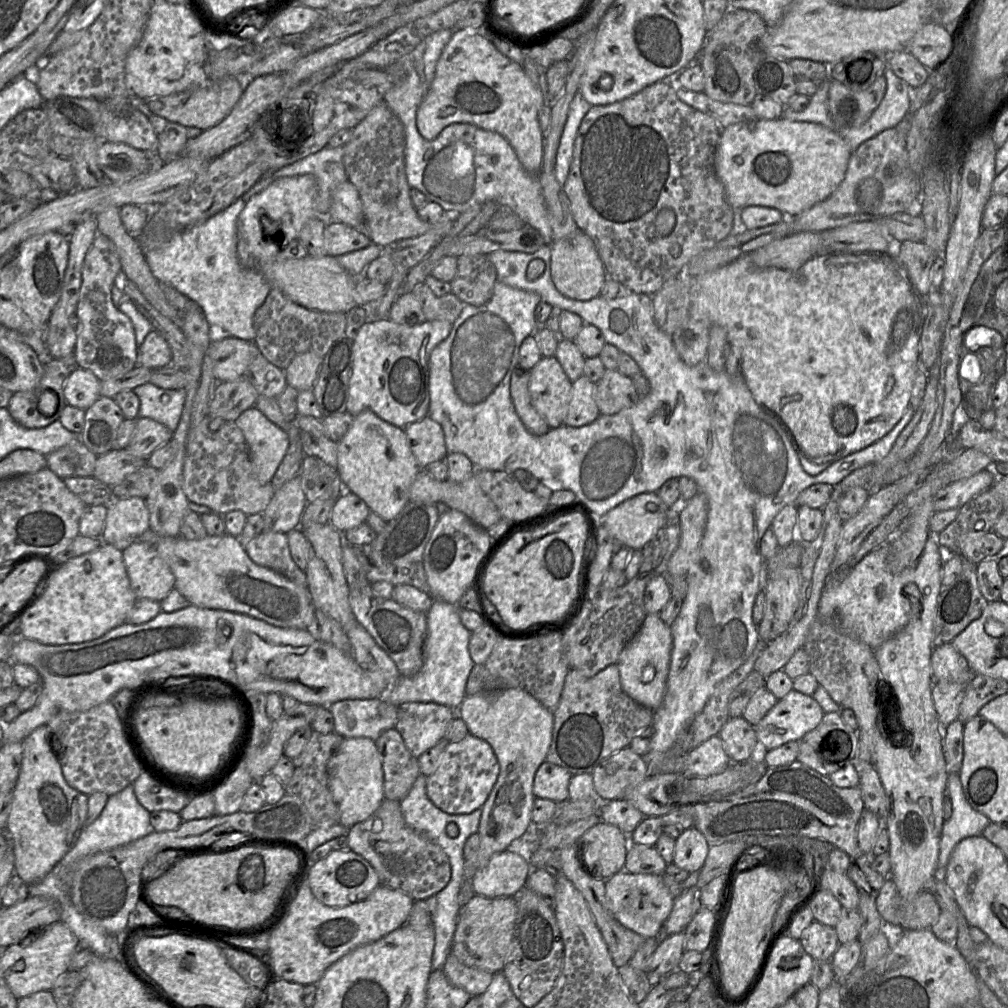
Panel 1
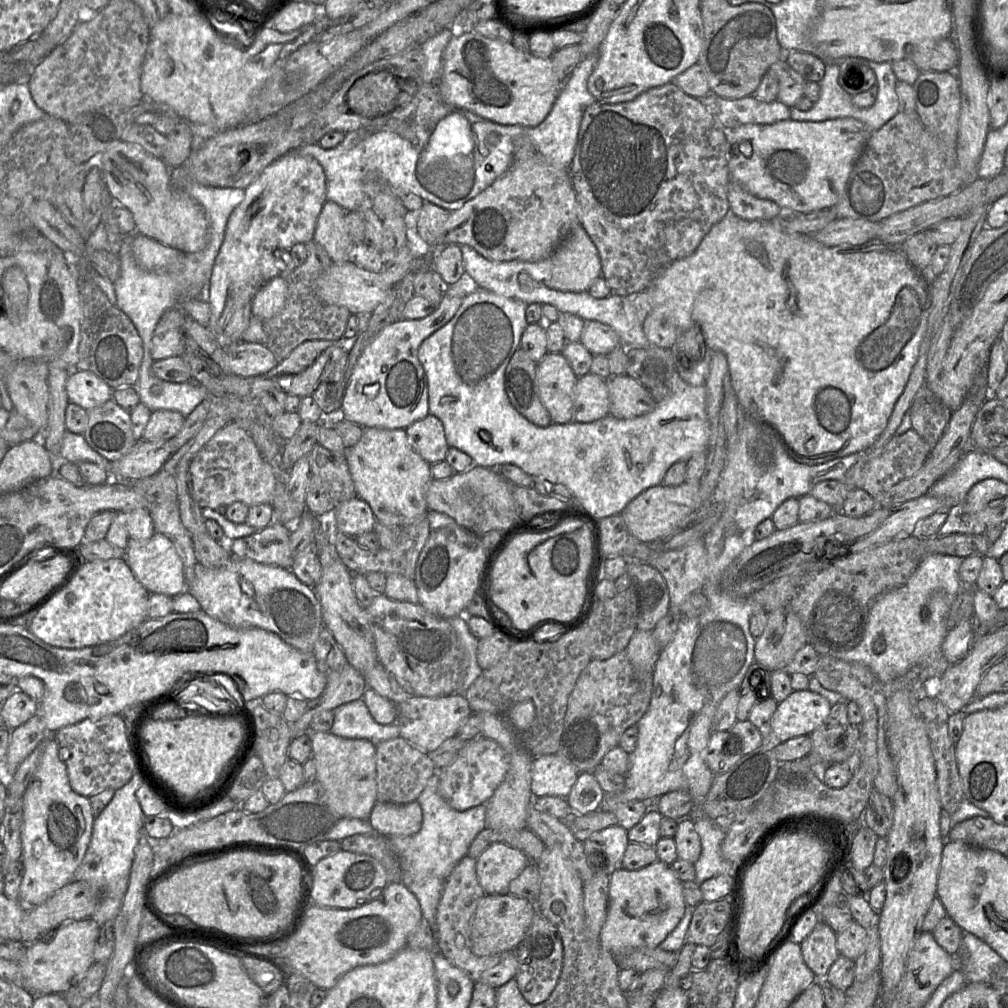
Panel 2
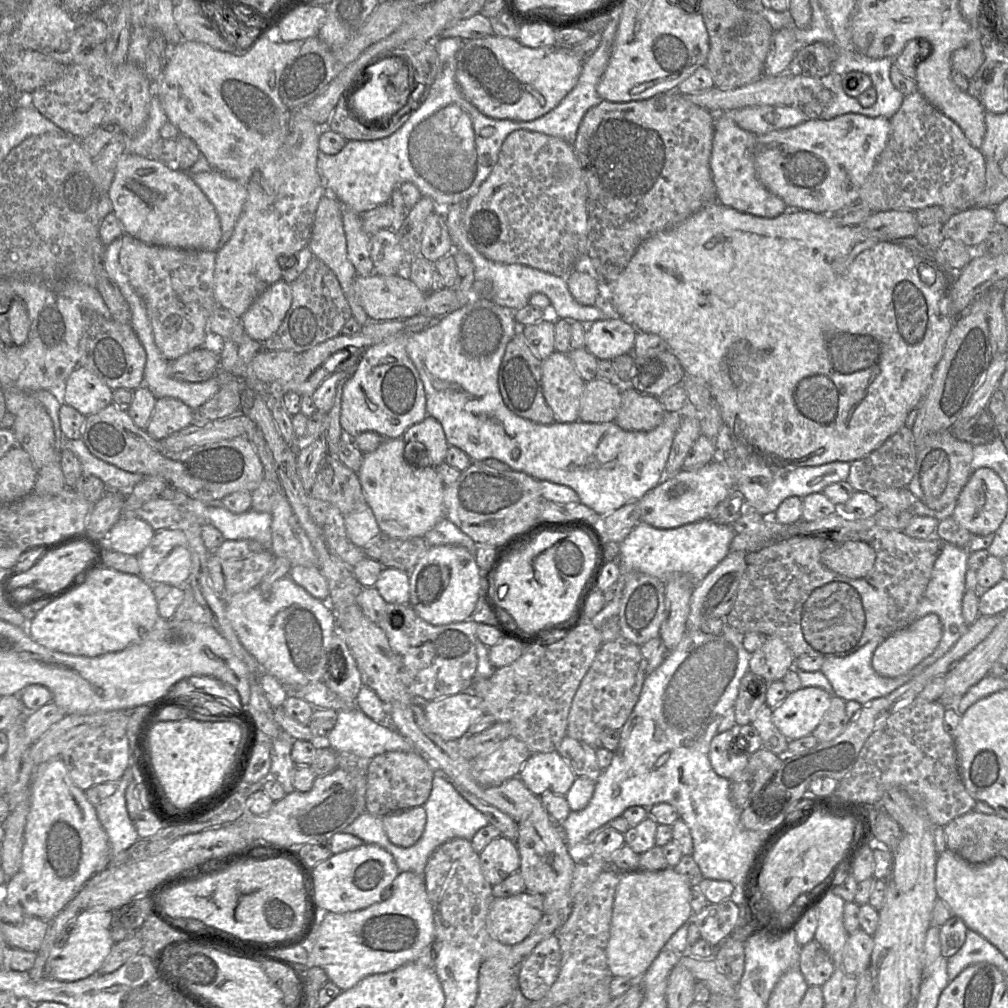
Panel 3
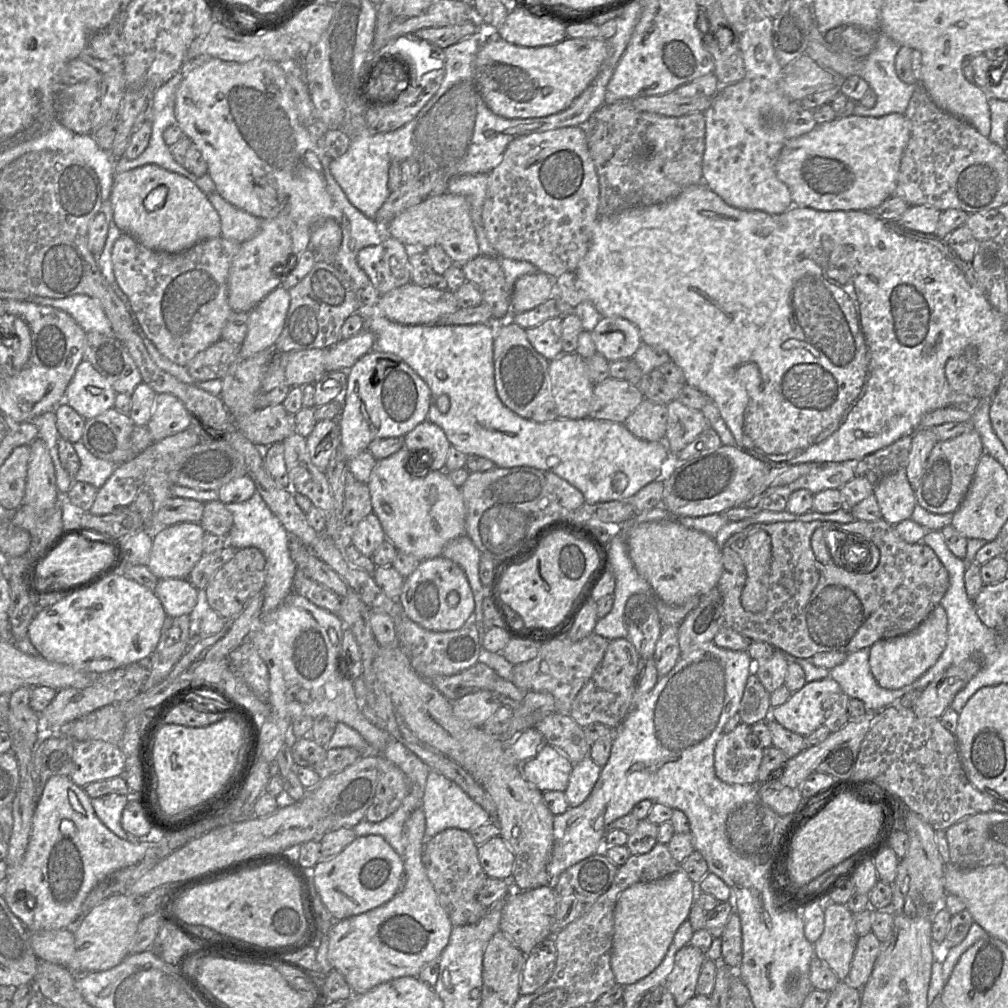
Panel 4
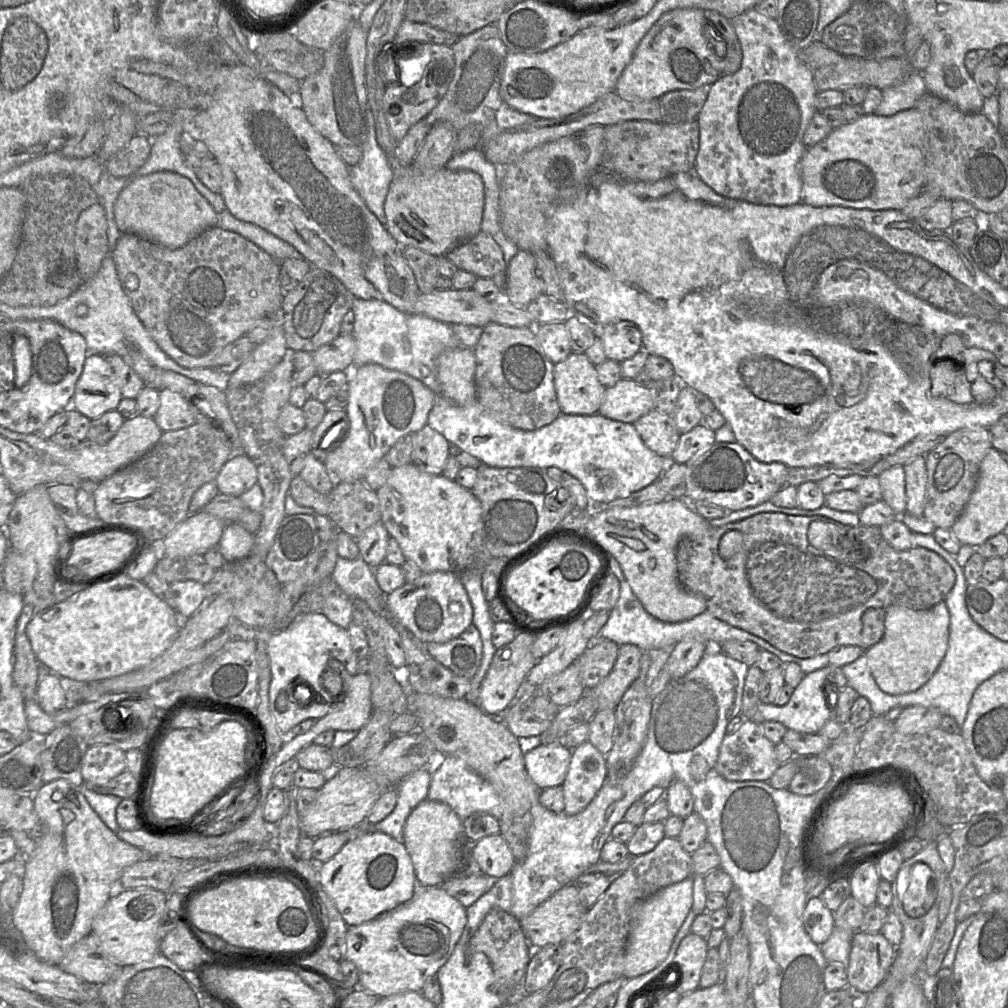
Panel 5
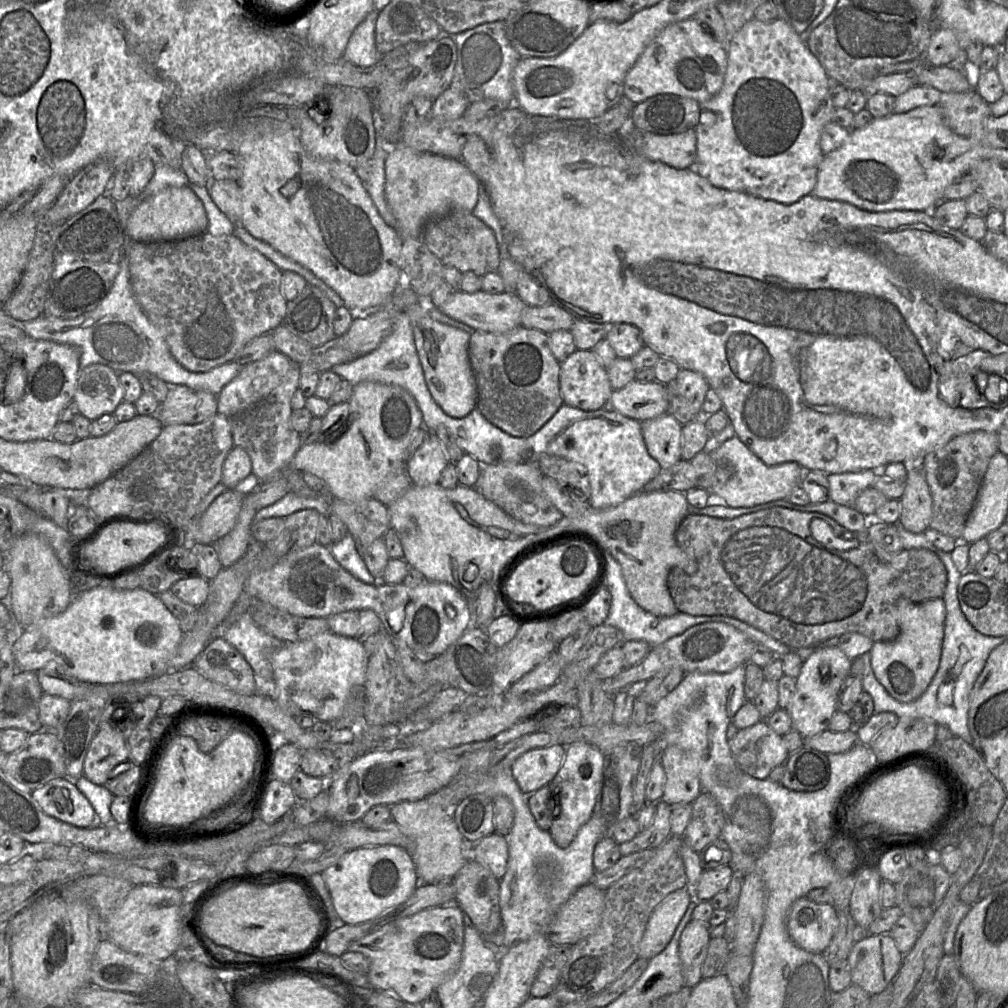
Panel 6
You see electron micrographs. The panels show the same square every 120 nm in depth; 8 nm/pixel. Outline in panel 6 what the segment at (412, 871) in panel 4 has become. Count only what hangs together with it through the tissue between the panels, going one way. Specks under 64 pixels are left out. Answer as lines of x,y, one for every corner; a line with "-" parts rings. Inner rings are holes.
455,904
425,908
388,923
352,942
347,951
360,952
369,961
367,977
372,989
419,1005
457,969
462,955
464,913

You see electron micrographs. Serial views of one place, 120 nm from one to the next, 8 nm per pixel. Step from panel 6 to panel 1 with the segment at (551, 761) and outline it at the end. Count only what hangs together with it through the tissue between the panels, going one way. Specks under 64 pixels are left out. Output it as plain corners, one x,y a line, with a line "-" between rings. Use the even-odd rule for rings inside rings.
545,761
534,777
535,798
548,799
558,804
566,802
569,799
571,777
572,774
565,768

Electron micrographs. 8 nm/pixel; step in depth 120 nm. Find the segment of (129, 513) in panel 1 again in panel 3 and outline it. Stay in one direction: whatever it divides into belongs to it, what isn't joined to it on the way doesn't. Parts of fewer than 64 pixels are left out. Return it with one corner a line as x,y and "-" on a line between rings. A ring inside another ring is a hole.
119,519
102,539
107,549
136,556
150,543
155,531
142,519

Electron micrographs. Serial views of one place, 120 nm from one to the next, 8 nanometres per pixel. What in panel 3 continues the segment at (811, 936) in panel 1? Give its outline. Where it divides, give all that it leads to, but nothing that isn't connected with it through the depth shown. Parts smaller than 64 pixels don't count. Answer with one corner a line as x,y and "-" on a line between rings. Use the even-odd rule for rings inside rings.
815,939
802,946
799,967
808,986
822,987
835,970
832,959

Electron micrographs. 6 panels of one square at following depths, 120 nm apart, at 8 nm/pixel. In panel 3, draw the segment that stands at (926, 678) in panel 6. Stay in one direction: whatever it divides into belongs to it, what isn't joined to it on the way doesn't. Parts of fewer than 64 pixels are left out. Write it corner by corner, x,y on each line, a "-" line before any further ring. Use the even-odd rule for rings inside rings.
927,614
910,626
887,637
872,657
874,670
884,677
894,678
906,674
923,659
931,655
942,638
942,624
936,614

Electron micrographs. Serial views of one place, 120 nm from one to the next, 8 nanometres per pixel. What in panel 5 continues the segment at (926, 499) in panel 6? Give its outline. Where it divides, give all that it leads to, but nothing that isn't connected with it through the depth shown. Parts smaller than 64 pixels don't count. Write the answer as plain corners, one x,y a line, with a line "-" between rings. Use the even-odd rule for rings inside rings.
918,456
904,465
906,510
905,513
923,517
926,503
927,469
925,456

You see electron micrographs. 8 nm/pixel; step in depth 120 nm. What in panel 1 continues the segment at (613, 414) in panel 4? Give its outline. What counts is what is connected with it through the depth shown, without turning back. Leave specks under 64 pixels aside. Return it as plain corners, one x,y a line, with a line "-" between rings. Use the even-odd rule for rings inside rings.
583,375
572,383
571,400
564,425
581,427
594,422
601,415
595,401
595,386

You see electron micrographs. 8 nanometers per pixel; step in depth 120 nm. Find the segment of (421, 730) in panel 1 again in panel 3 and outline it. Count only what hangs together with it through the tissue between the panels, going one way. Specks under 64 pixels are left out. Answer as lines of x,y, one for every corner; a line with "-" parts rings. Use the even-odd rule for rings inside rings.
459,692
424,702
423,711
435,734
444,740
459,740
486,709
481,697

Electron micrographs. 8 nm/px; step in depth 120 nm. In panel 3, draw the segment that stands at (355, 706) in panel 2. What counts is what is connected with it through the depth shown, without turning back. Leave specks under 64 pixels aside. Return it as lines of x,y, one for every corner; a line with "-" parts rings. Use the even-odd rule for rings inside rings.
358,707
337,711
336,724
327,735
327,746
335,752
349,753
368,762
373,757
388,751
415,751
413,745
396,729
375,722

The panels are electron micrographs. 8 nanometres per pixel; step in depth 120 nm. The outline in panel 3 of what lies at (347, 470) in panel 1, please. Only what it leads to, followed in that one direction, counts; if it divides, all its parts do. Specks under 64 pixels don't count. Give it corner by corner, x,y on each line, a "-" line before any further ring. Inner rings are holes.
402,437
397,439
385,439
375,451
364,454
362,466
357,472
366,499
366,503
372,510
381,533
388,538
410,539
413,537
424,537
429,530
431,530
438,522
445,518
445,508
443,503
445,484
440,478
436,467
431,465
422,465
423,462
428,461
428,458
424,457
424,451
422,450
421,453
417,454
415,449
407,450
408,446
411,446
411,443
405,443

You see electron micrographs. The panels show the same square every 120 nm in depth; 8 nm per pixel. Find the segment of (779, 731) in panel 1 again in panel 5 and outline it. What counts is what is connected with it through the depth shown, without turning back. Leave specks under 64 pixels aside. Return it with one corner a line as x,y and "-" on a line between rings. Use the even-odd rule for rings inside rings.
829,664
824,668
806,674
784,706
760,703
751,720
758,724
765,721
780,722
787,729
796,732
817,734
831,719
832,707
830,703
834,700
836,693
846,686
848,686
847,679
842,671
842,667

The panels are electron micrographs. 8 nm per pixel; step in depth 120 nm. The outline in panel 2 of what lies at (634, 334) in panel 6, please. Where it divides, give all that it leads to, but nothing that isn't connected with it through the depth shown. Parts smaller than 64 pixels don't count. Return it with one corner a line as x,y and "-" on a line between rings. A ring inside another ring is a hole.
586,321
580,343
593,355
608,355
622,345
620,337
610,326
597,321

